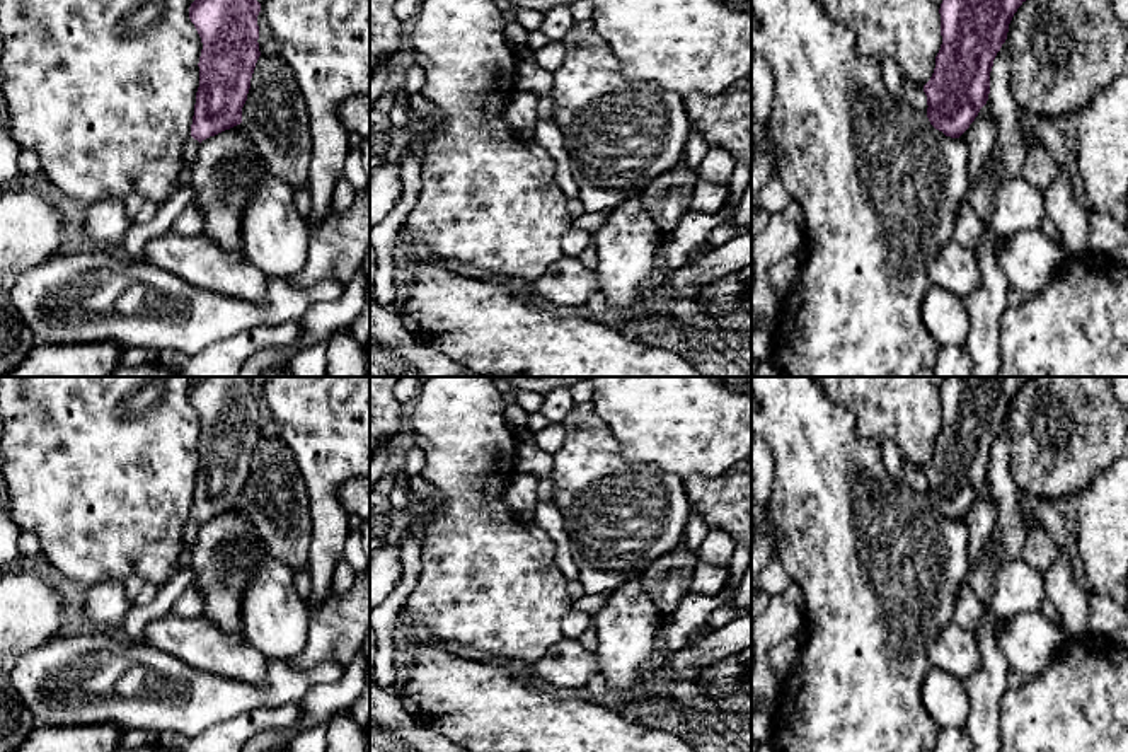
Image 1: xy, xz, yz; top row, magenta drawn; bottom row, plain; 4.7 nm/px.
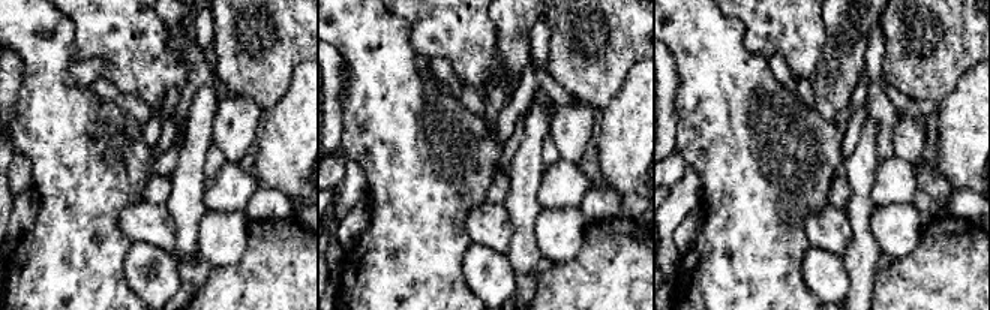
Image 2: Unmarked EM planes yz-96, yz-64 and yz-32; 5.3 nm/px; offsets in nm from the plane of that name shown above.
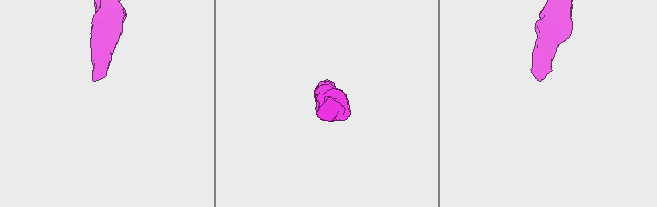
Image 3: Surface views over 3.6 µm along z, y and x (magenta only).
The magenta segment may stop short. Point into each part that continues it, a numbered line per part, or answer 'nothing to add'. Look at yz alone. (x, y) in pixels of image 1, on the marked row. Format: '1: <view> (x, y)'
nothing to add

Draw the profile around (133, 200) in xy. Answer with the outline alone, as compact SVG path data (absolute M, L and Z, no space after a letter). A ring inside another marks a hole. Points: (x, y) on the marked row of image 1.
M129 191L124 198L123 198L123 205L124 205L124 211L128 215L128 218L135 218L136 213L140 211L140 208L143 206L143 203L147 201L147 198L138 193L138 191Z

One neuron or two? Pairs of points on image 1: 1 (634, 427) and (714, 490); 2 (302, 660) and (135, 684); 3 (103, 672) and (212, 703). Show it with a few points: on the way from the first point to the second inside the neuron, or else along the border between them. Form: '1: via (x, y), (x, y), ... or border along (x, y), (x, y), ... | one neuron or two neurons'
1: border along (728, 471), (718, 476), (690, 474), (684, 481) | two neurons
2: border along (287, 660), (297, 667), (331, 662) | two neurons
3: via (130, 682), (145, 682), (167, 699), (184, 699) | one neuron

